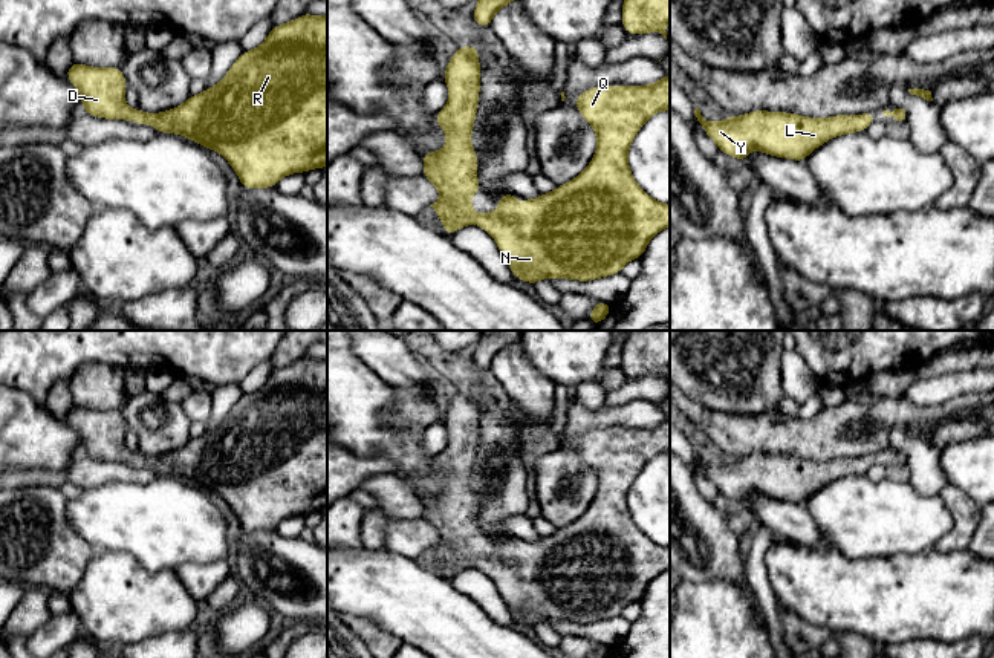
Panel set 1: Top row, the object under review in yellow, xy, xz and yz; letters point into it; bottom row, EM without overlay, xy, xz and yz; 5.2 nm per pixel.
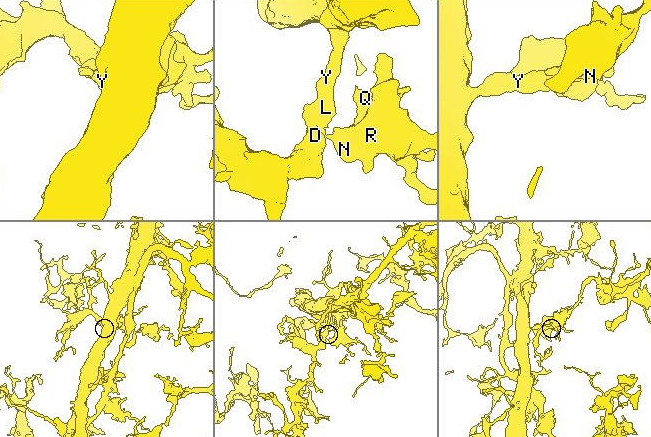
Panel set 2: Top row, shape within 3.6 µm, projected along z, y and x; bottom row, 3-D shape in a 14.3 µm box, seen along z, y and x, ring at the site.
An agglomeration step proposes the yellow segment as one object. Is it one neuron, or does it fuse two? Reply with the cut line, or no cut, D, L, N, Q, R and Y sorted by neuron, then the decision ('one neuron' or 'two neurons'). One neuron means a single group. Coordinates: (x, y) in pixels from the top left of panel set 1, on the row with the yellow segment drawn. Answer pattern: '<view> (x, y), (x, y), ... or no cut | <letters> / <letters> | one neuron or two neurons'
no cut | D L N Q R Y | one neuron

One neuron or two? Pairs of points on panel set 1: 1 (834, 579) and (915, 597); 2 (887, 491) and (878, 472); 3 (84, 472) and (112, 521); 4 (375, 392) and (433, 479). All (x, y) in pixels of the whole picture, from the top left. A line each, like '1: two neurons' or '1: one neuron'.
1: one neuron
2: two neurons
3: two neurons
4: one neuron

